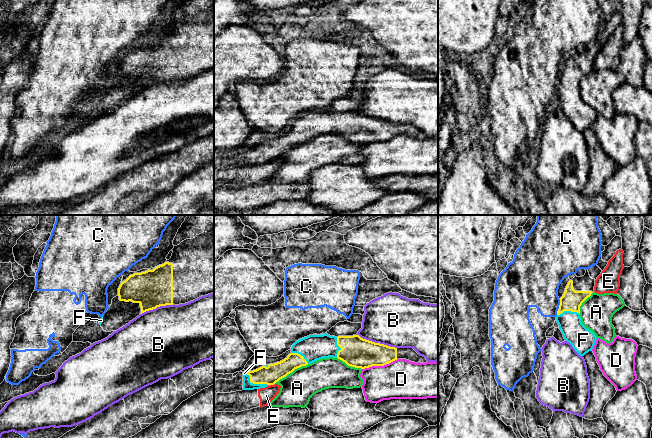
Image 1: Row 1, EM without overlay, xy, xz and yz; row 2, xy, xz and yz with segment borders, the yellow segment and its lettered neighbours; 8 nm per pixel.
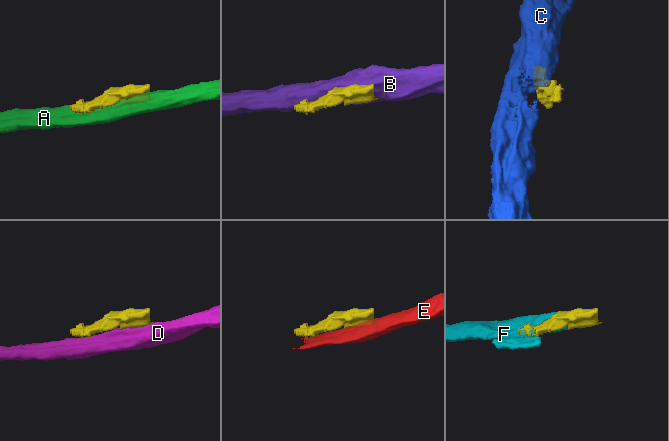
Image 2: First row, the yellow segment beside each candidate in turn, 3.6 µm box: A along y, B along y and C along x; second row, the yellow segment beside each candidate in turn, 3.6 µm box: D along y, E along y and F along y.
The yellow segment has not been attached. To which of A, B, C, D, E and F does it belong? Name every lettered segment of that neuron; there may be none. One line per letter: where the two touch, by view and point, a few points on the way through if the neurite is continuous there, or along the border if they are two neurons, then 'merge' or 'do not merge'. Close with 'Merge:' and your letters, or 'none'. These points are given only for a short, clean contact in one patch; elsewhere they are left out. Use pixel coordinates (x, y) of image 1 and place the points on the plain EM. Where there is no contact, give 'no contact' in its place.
A: meets yellow in xz at (291, 148); do not merge
B: meets yellow in xz at (377, 119); do not merge
C: meets yellow in yz at (559, 83); do not merge
D: meets yellow in xz at (379, 141); do not merge
E: meets yellow in xz at (271, 160); do not merge
F: meets yellow in xz at (254, 159); merge
Merge: F

